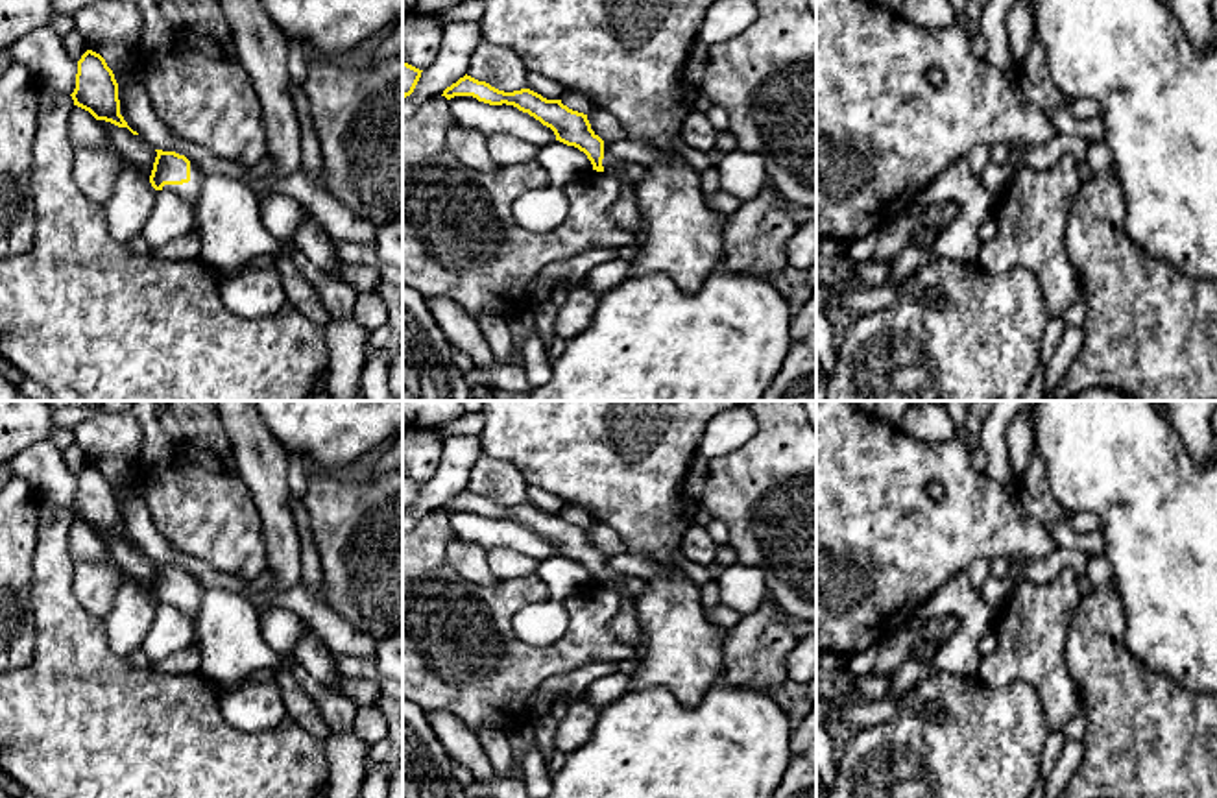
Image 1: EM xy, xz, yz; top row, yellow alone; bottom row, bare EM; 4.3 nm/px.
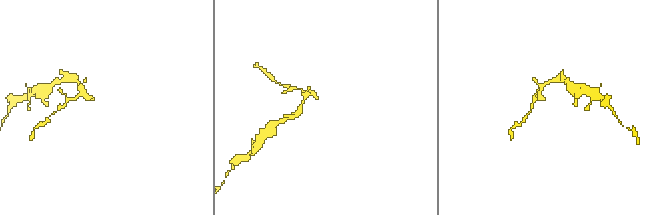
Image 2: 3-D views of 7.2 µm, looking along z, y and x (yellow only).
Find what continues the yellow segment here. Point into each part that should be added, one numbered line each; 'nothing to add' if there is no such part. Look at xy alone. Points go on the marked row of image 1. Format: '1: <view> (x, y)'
1: xy (189, 191)

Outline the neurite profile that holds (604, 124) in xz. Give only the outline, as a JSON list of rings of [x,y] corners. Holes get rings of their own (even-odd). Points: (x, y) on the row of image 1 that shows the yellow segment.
[[[595,109],[587,115],[591,129],[598,135],[604,142],[617,142],[626,139],[626,129],[621,126],[615,115]]]

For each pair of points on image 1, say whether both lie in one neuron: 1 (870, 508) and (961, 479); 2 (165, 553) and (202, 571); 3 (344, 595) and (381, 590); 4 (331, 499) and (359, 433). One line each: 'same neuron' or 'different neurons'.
1: same neuron
2: same neuron
3: same neuron
4: different neurons

